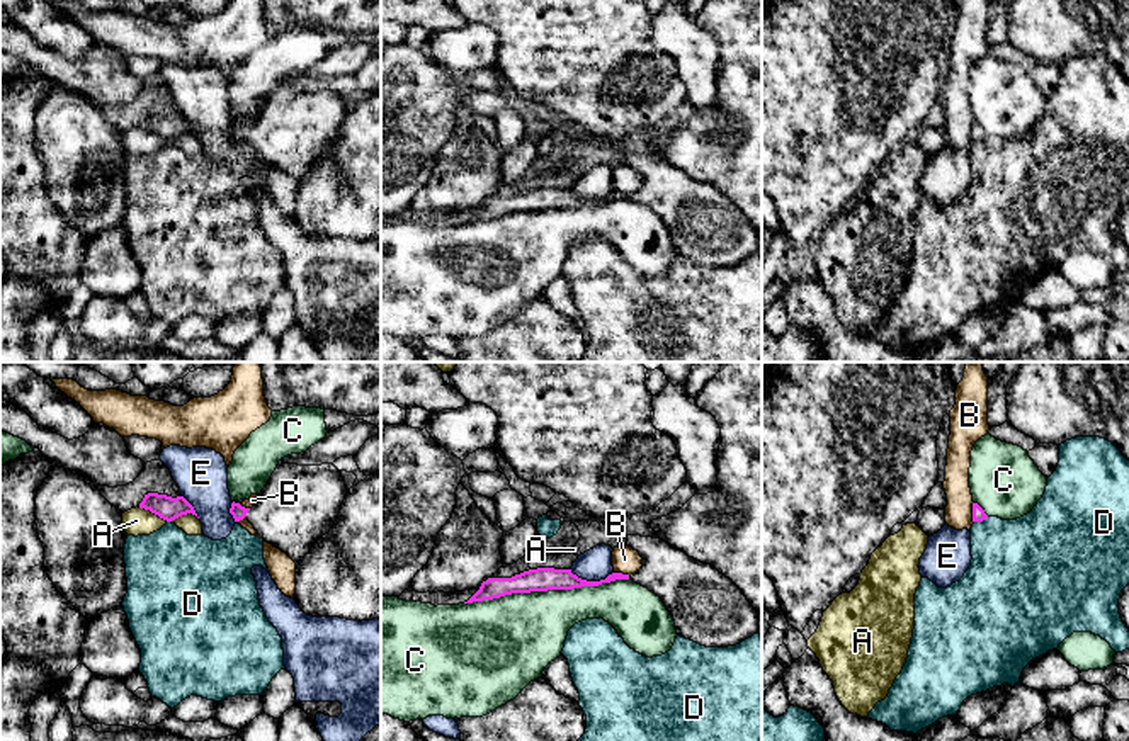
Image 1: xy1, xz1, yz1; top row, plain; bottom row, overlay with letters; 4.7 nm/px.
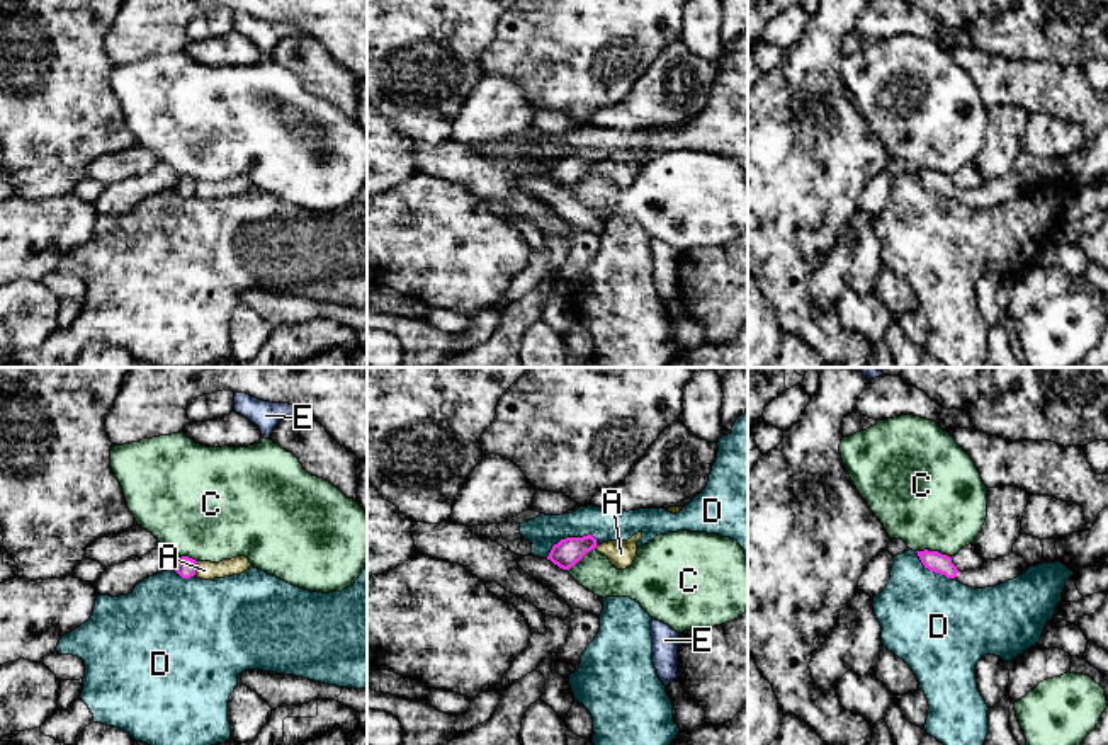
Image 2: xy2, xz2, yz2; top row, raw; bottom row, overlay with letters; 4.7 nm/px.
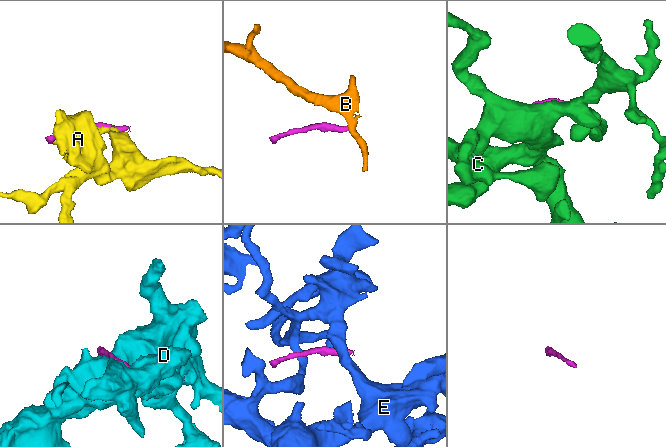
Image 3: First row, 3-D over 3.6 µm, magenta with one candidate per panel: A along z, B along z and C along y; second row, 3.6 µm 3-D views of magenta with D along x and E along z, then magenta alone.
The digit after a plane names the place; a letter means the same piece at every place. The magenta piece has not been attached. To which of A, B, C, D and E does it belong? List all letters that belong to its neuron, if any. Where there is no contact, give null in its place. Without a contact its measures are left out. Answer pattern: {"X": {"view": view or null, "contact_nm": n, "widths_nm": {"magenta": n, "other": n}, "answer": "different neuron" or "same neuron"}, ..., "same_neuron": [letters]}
{"A": {"view": "xy1", "contact_nm": 160, "widths_nm": {"magenta": 120, "other": 130}, "answer": "different neuron"}, "B": {"view": "yz1", "contact_nm": 100, "widths_nm": {"magenta": 60, "other": 130}, "answer": "different neuron"}, "C": {"view": "xz1", "contact_nm": 800, "widths_nm": {"magenta": 110, "other": 400}, "answer": "different neuron"}, "D": {"view": "xz2", "contact_nm": 260, "widths_nm": {"magenta": 140, "other": 160}, "answer": "different neuron"}, "E": {"view": "xz1", "contact_nm": 200, "widths_nm": {"magenta": 110, "other": 150}, "answer": "different neuron"}, "same_neuron": []}

